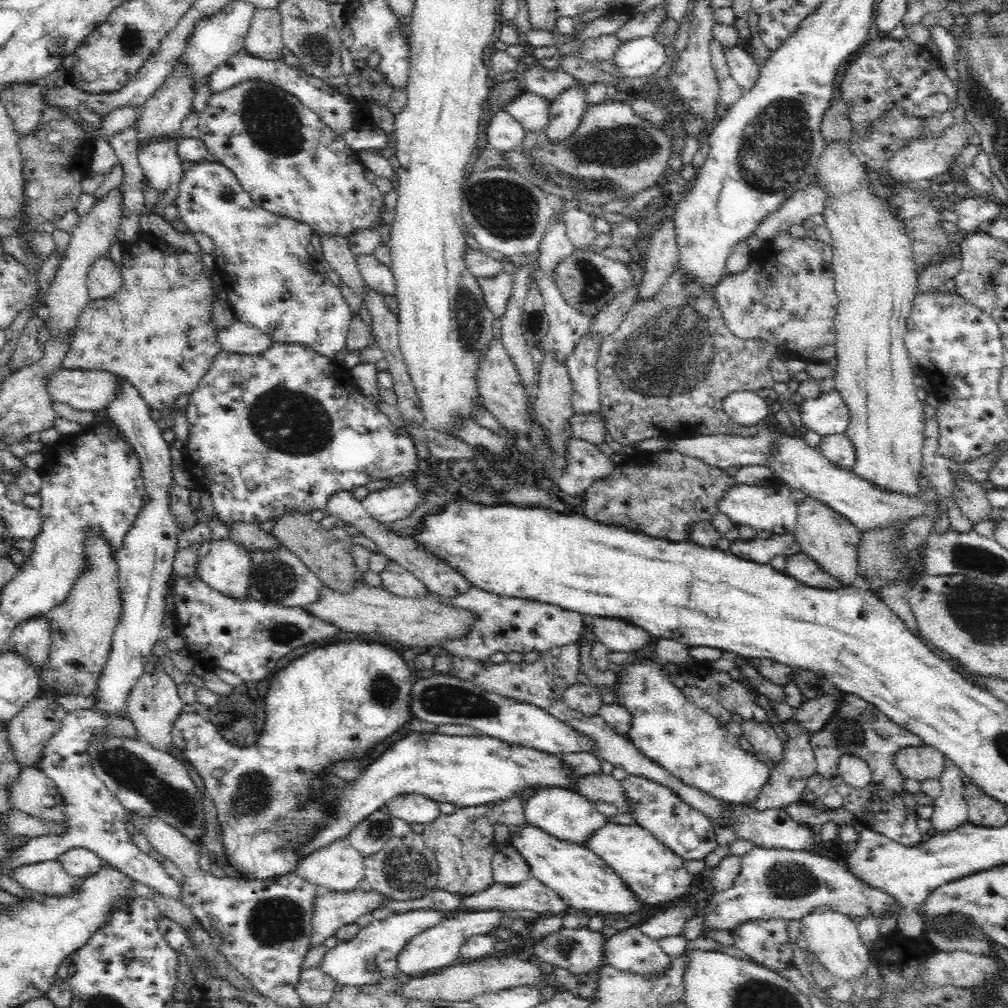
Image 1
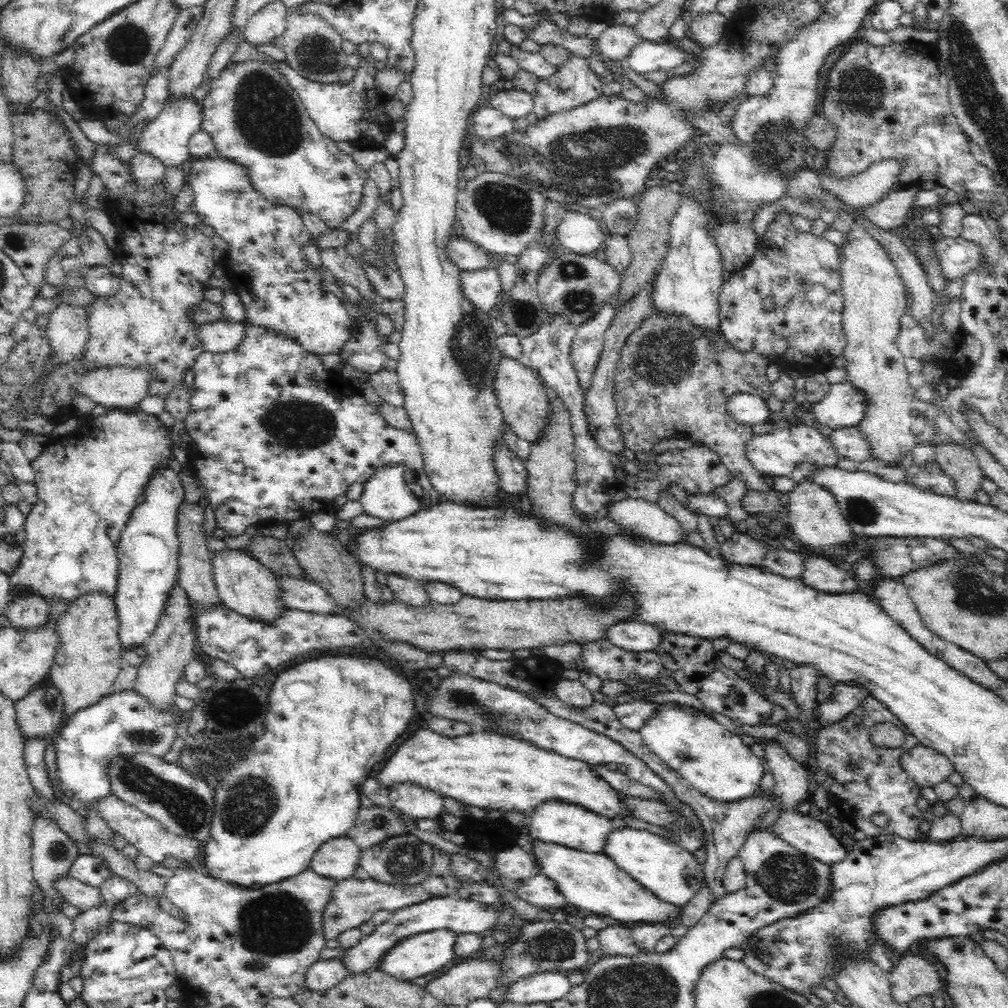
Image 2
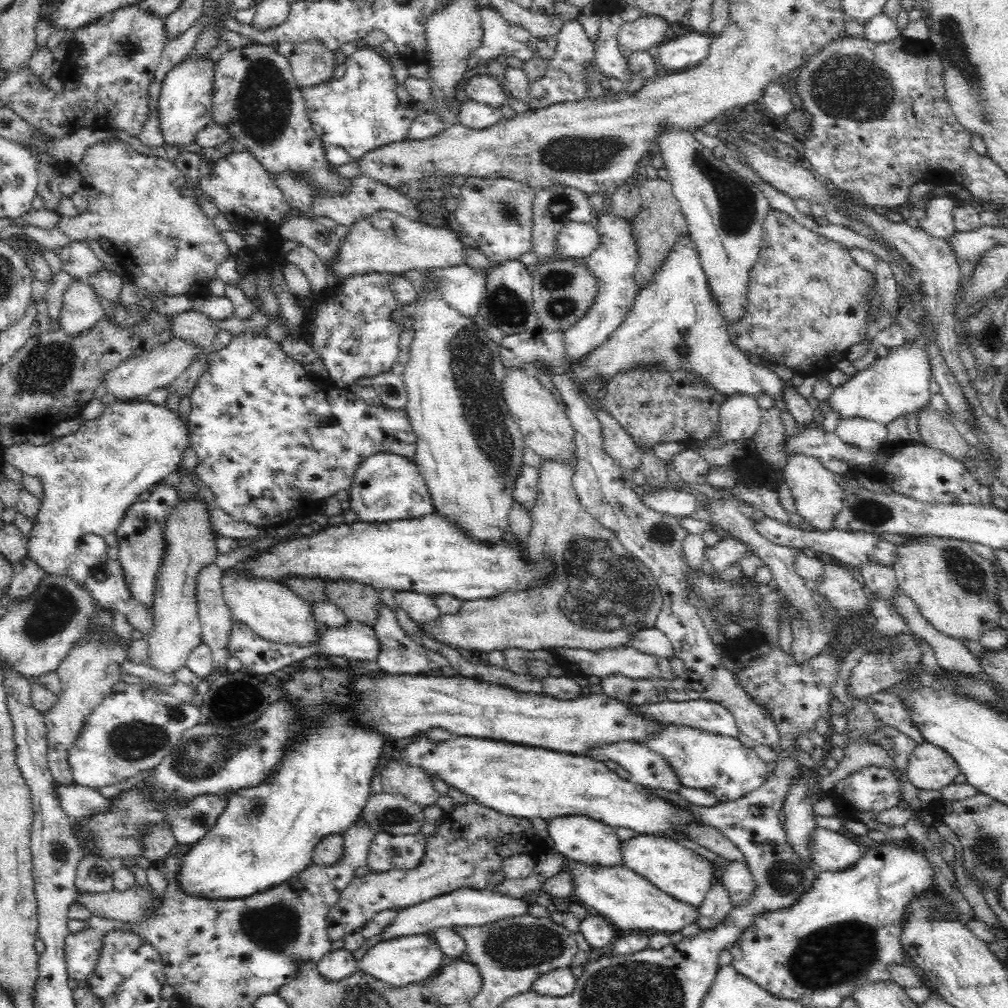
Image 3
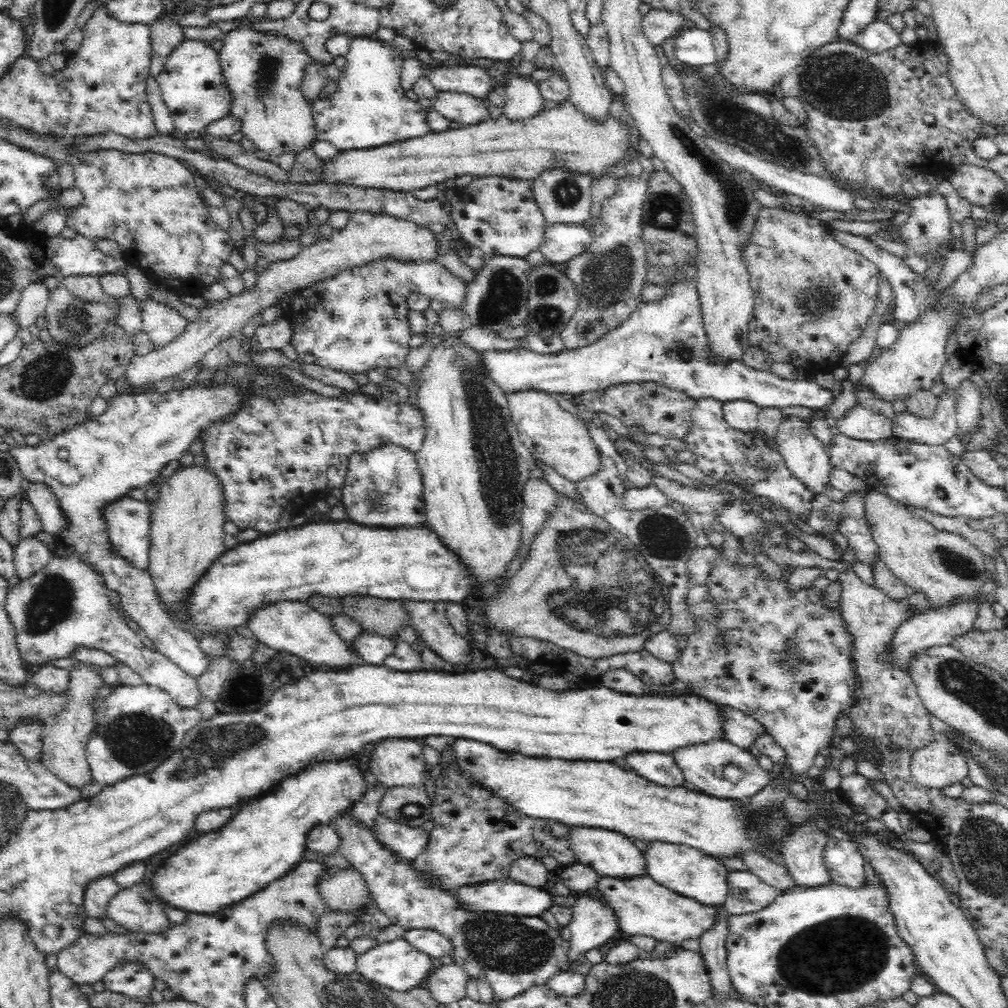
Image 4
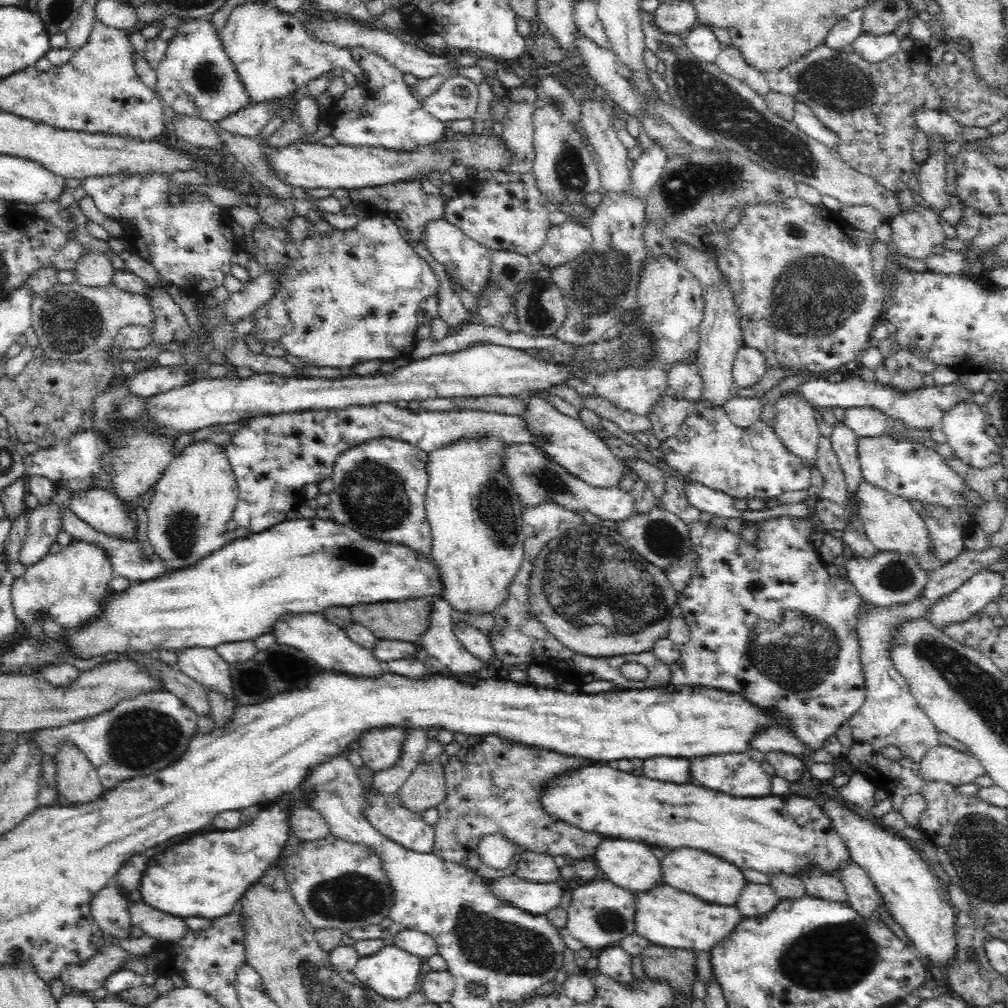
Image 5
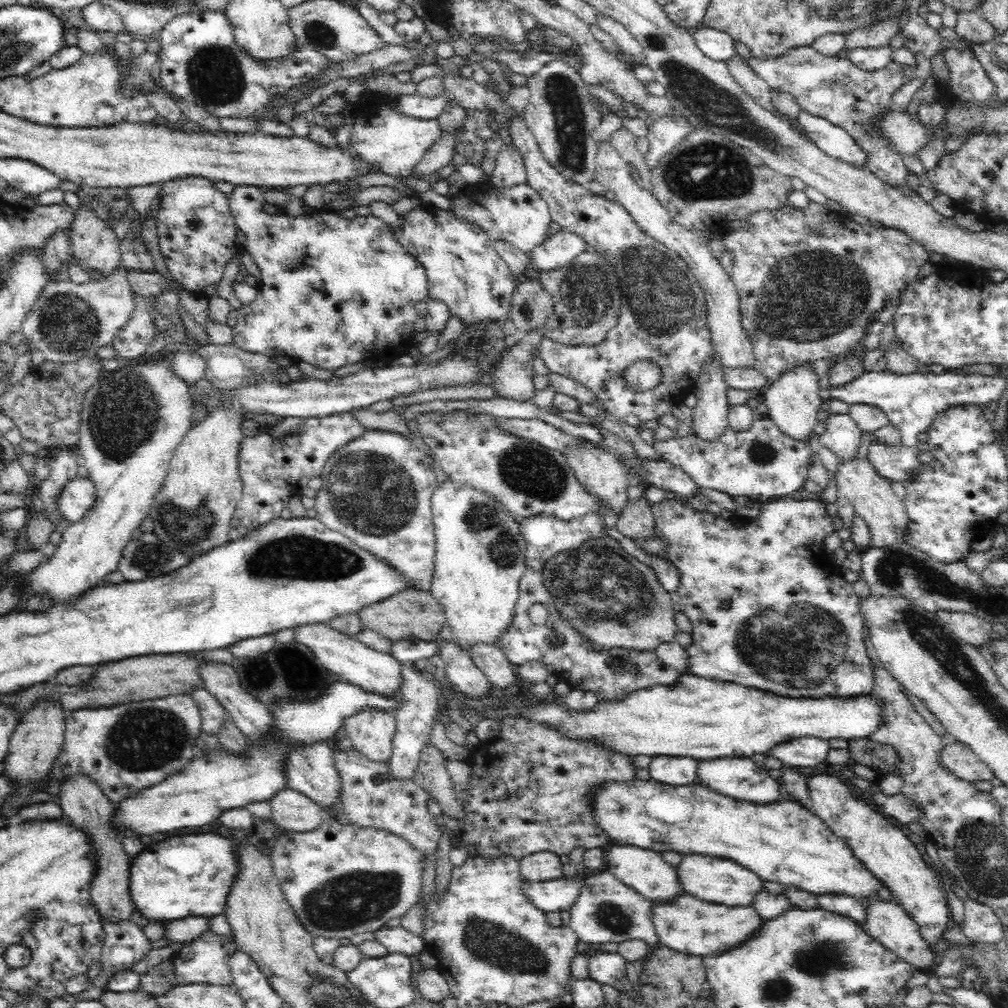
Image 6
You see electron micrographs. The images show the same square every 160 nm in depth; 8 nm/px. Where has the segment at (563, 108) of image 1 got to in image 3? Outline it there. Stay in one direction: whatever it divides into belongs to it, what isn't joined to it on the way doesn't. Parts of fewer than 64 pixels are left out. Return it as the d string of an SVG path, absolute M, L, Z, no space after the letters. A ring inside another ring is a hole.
M575 9L571 12L574 13L574 18L564 22L558 34L556 54L547 61L545 73L536 82L530 83L526 101L532 112L562 102L580 102L590 97L589 71L596 64L594 46L582 25L577 21Z

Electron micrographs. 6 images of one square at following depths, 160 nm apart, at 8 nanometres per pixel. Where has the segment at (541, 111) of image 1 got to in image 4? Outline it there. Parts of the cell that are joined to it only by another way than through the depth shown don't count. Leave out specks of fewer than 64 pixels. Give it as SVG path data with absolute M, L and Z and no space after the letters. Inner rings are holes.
M478 65L441 66L424 74L439 92L459 92L484 100L494 90L494 79Z

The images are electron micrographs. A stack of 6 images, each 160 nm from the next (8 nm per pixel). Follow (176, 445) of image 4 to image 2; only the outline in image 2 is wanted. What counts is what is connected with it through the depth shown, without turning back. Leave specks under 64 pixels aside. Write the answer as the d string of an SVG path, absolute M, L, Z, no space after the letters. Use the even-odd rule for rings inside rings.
M114 408L108 409L106 414L92 419L88 424L79 426L76 432L71 435L57 437L44 444L40 454L30 462L35 472L34 483L37 488L37 501L32 505L31 511L26 518L24 526L26 536L20 546L22 556L18 568L9 576L10 601L17 600L19 597L34 595L49 603L54 601L68 603L74 601L78 596L82 596L82 594L96 594L96 591L106 591L108 595L114 598L119 575L117 544L120 540L120 534L130 520L131 512L144 496L150 474L154 473L160 465L163 467L170 462L170 456L172 456L171 446L172 441L168 435L168 428L158 420L157 416L148 415L144 411L125 413Z

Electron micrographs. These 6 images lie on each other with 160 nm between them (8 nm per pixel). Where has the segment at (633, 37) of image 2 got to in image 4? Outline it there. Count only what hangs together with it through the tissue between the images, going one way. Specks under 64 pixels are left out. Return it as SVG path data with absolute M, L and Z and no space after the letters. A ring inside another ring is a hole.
M650 9L641 18L641 27L652 46L658 46L664 44L667 38L675 37L686 21L686 18L682 18L679 14Z

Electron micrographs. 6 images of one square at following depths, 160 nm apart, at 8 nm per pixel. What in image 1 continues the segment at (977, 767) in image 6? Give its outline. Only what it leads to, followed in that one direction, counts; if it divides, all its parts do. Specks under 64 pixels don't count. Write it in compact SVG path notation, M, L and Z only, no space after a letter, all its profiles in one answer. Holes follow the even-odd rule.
M908 746L898 750L894 762L904 778L938 779L944 766L944 755L934 747Z

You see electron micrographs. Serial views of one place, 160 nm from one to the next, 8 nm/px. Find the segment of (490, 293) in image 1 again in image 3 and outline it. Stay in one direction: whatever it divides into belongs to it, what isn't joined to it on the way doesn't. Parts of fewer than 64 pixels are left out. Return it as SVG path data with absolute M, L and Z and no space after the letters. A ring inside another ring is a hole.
M467 264L433 270L442 283L442 297L448 305L467 317L476 317L480 312L480 302L486 292L489 270L477 270Z

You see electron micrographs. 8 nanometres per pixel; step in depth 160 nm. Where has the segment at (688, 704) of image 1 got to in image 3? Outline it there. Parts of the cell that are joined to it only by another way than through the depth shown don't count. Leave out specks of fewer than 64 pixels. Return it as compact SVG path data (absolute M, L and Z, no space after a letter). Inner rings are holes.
M662 725L652 734L647 734L644 745L667 761L681 786L706 790L720 803L737 801L758 790L770 775L766 763L754 750L746 748L734 736L713 734L691 726Z

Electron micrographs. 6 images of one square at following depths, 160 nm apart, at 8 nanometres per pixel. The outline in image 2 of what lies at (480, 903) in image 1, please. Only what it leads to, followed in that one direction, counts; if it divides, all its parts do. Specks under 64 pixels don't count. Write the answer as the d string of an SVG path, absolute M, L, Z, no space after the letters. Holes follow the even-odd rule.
M537 873L536 876L520 882L520 886L512 892L518 900L524 900L536 908L552 911L567 909L565 898L558 892L558 888L550 881Z

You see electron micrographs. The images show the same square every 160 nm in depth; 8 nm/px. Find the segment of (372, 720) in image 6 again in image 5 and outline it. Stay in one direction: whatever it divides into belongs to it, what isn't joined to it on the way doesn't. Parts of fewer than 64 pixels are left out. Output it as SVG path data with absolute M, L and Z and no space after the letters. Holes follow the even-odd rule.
M398 728L372 730L358 741L363 764L374 773L394 768L405 752L407 739L407 732Z

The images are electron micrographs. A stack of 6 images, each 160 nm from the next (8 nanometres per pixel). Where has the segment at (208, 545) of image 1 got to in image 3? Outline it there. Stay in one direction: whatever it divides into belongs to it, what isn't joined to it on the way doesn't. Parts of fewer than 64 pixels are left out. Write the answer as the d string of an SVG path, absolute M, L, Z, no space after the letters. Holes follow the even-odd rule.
M239 566L226 568L221 576L223 598L232 614L232 620L250 626L261 638L283 643L306 645L315 639L318 622L312 617L308 602L298 597L284 583L258 577Z

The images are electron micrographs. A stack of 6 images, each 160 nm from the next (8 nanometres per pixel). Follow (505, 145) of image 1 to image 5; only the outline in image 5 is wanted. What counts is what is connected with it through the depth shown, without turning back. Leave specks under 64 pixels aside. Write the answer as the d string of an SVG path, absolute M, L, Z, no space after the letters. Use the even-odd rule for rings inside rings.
M458 75L454 78L446 79L438 87L438 90L425 98L421 103L423 110L432 114L441 124L448 121L466 120L474 118L477 112L478 87L473 80L468 77Z

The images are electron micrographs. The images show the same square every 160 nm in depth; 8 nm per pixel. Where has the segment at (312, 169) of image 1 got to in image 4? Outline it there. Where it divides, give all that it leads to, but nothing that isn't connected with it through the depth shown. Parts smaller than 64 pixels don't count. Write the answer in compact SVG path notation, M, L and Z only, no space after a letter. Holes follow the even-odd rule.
M240 28L225 34L218 53L230 99L228 115L242 123L244 139L272 158L313 149L317 142L315 123L311 104L301 89L303 70L312 60L303 48L285 38Z

